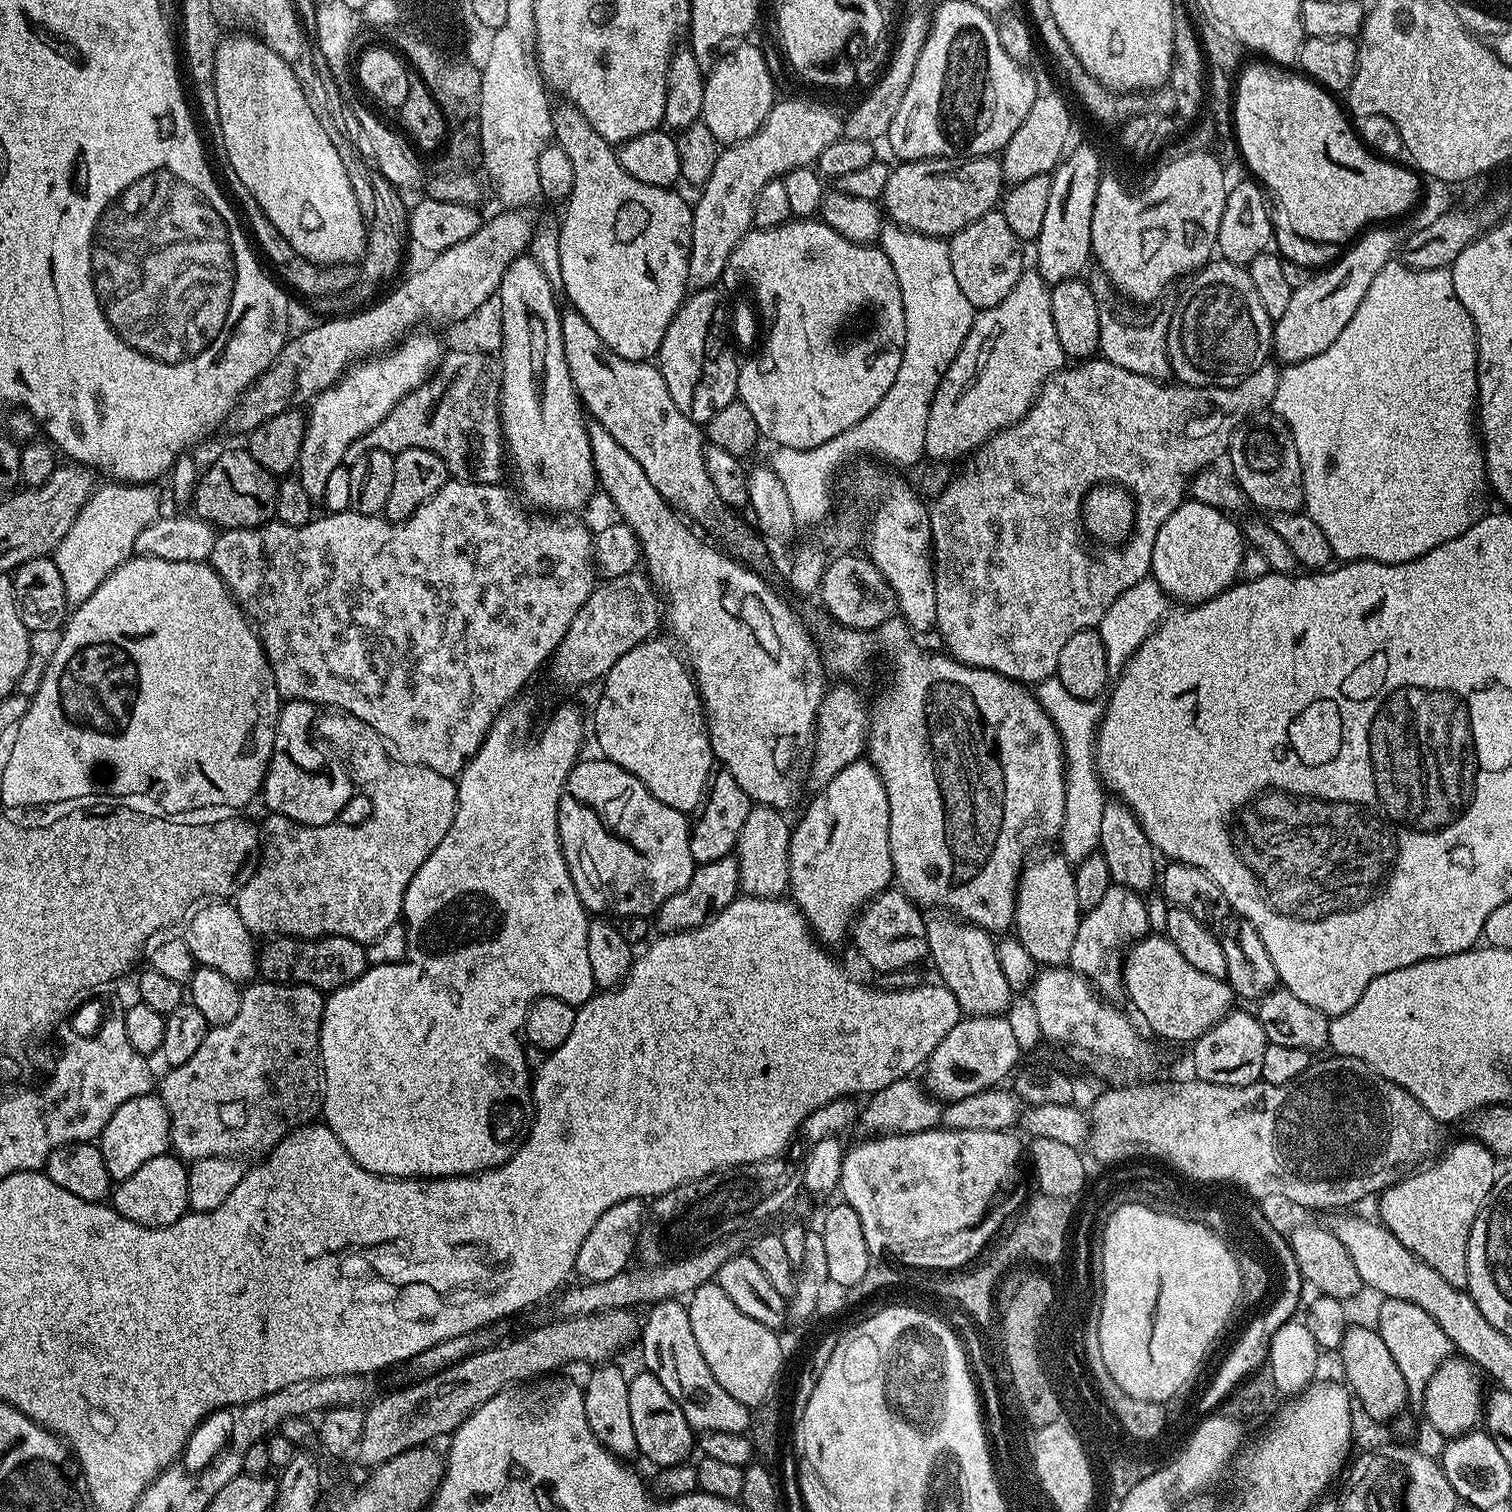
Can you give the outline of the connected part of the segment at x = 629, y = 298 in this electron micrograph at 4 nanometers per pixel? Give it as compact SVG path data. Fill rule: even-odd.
M564 102L561 108L557 107L552 114L552 131L554 133L555 143L562 146L562 150L566 150L566 155L570 157L570 162L574 166L574 190L568 195L564 208L564 221L559 221L560 229L560 265L562 266L562 282L564 283L563 295L568 295L567 303L575 308L577 312L582 314L582 318L586 318L586 322L590 322L590 326L594 326L594 330L598 330L598 338L602 338L602 342L606 342L606 346L610 346L610 350L614 350L622 358L627 360L643 360L655 357L660 350L660 343L664 340L666 330L670 326L670 322L676 317L676 312L680 305L686 299L686 293L689 291L688 286L688 259L690 258L690 242L692 241L692 208L676 193L672 188L659 188L658 186L646 186L642 182L638 182L638 178L630 178L630 174L626 174L626 170L622 170L620 158L617 149L613 145L606 142L606 138L602 138L602 134L598 134L598 130L594 130L594 126L590 126L577 108L570 102Z

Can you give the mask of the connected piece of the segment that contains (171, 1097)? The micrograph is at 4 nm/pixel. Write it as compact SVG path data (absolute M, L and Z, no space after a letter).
M252 982L243 989L238 1015L230 1022L209 1027L202 1046L198 1046L197 1052L190 1057L190 1062L182 1062L182 1066L168 1068L163 1080L158 1084L160 1101L168 1111L168 1121L172 1127L172 1139L170 1148L175 1155L185 1162L210 1158L211 1156L235 1156L237 1158L263 1157L272 1151L284 1135L293 1128L300 1127L309 1119L312 1111L317 1111L318 1097L322 1092L322 1065L320 1062L320 1023L324 1017L325 997L317 988L311 988L308 984L293 984L291 982Z

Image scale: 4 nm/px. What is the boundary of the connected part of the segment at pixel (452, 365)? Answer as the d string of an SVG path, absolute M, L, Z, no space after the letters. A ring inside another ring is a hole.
M445 351L442 359L435 369L434 375L425 380L422 386L418 386L412 392L407 392L402 399L400 399L392 410L380 422L378 426L370 429L360 440L354 441L350 446L348 455L346 457L349 465L358 462L360 457L370 448L377 448L378 450L386 450L390 453L398 453L407 448L421 448L422 450L430 450L434 454L438 454L438 458L442 458L442 462L447 466L449 473L457 480L469 480L475 484L500 484L503 481L505 472L506 476L506 449L504 446L504 437L500 430L500 361L495 355L488 355L486 353L476 352L458 352Z

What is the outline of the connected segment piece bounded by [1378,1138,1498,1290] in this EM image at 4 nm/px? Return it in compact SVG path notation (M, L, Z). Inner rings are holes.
M1465 1138L1461 1144L1454 1145L1448 1153L1446 1152L1435 1162L1413 1171L1407 1178L1401 1179L1392 1187L1379 1193L1380 1216L1378 1215L1378 1220L1384 1227L1391 1230L1394 1238L1402 1242L1402 1246L1406 1246L1406 1250L1410 1250L1413 1256L1426 1262L1430 1270L1438 1270L1438 1274L1442 1274L1442 1278L1446 1278L1450 1286L1464 1290L1468 1287L1470 1230L1478 1218L1481 1206L1487 1202L1490 1190L1496 1184L1498 1160L1485 1144L1479 1144L1477 1140L1471 1138Z

